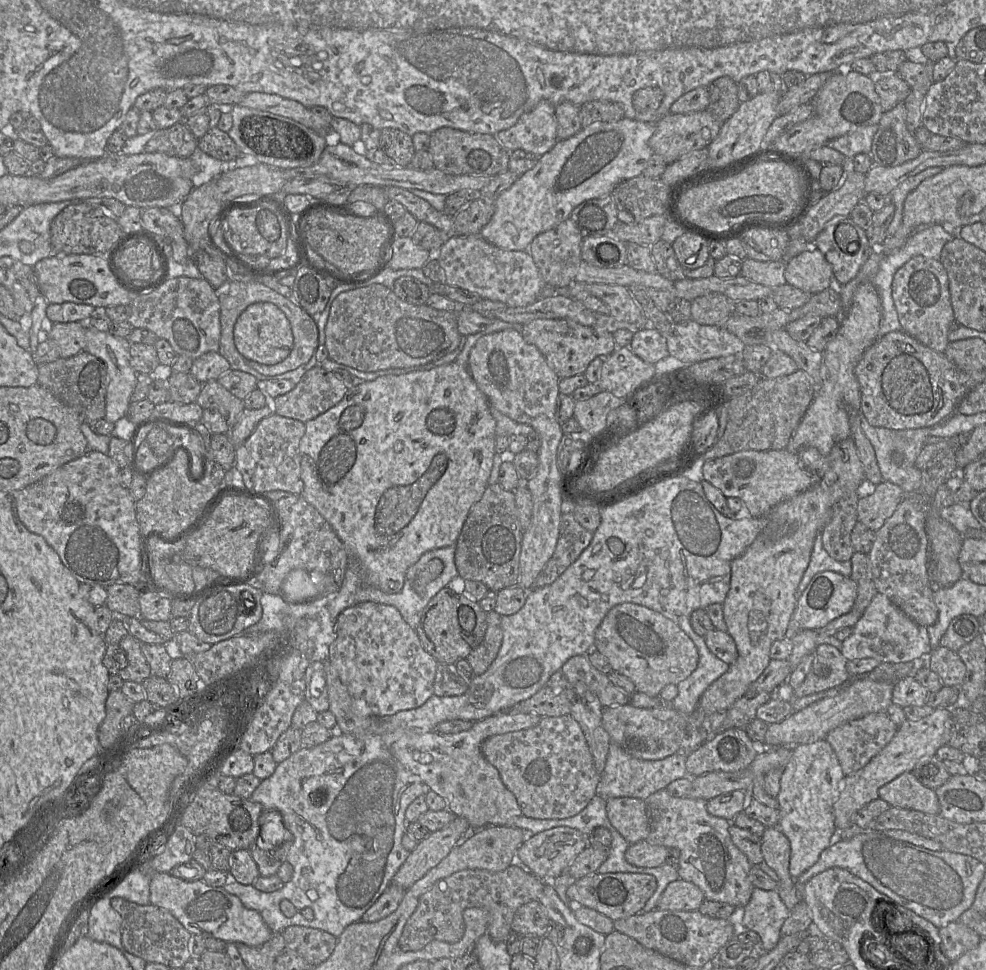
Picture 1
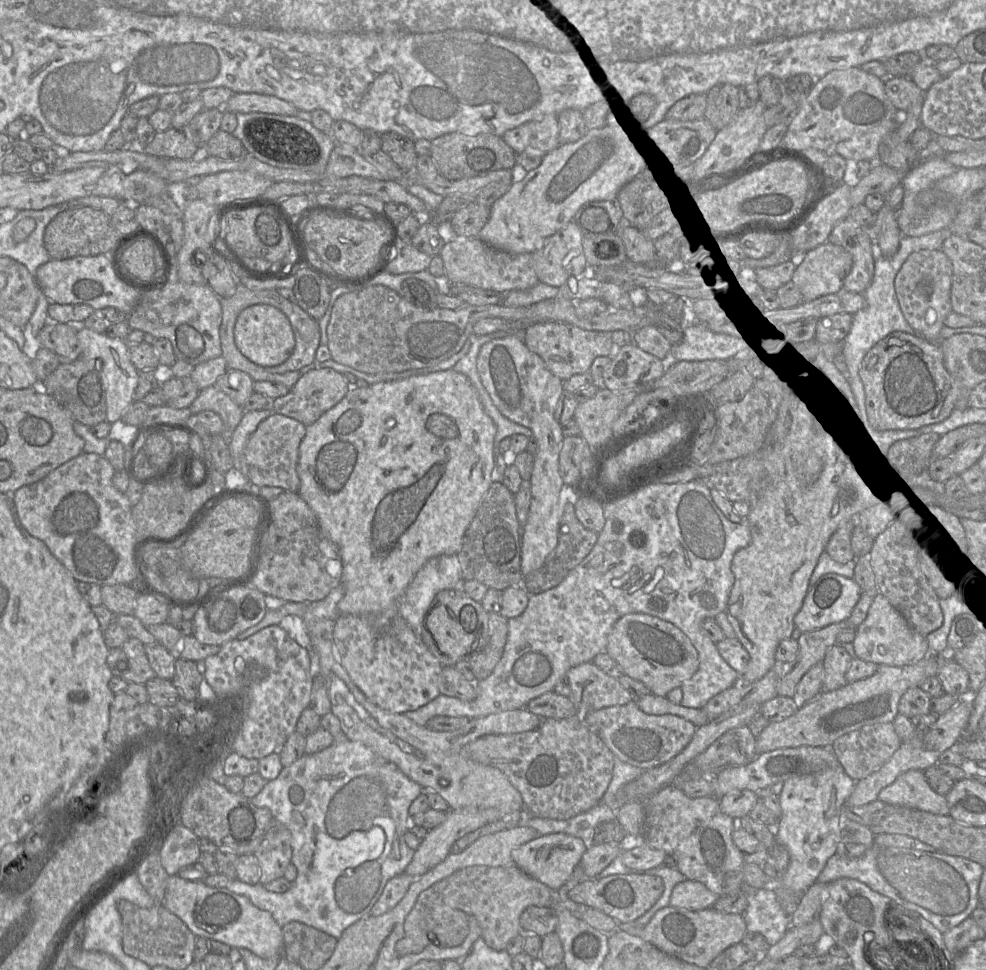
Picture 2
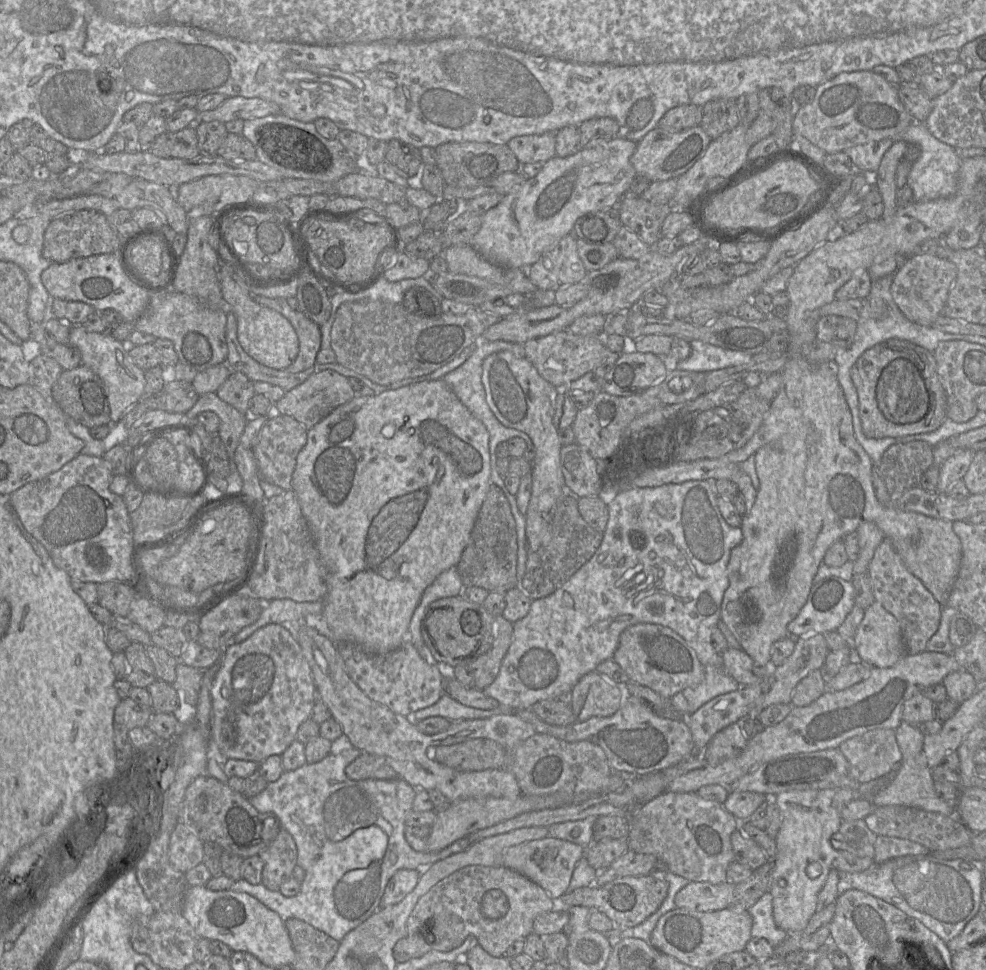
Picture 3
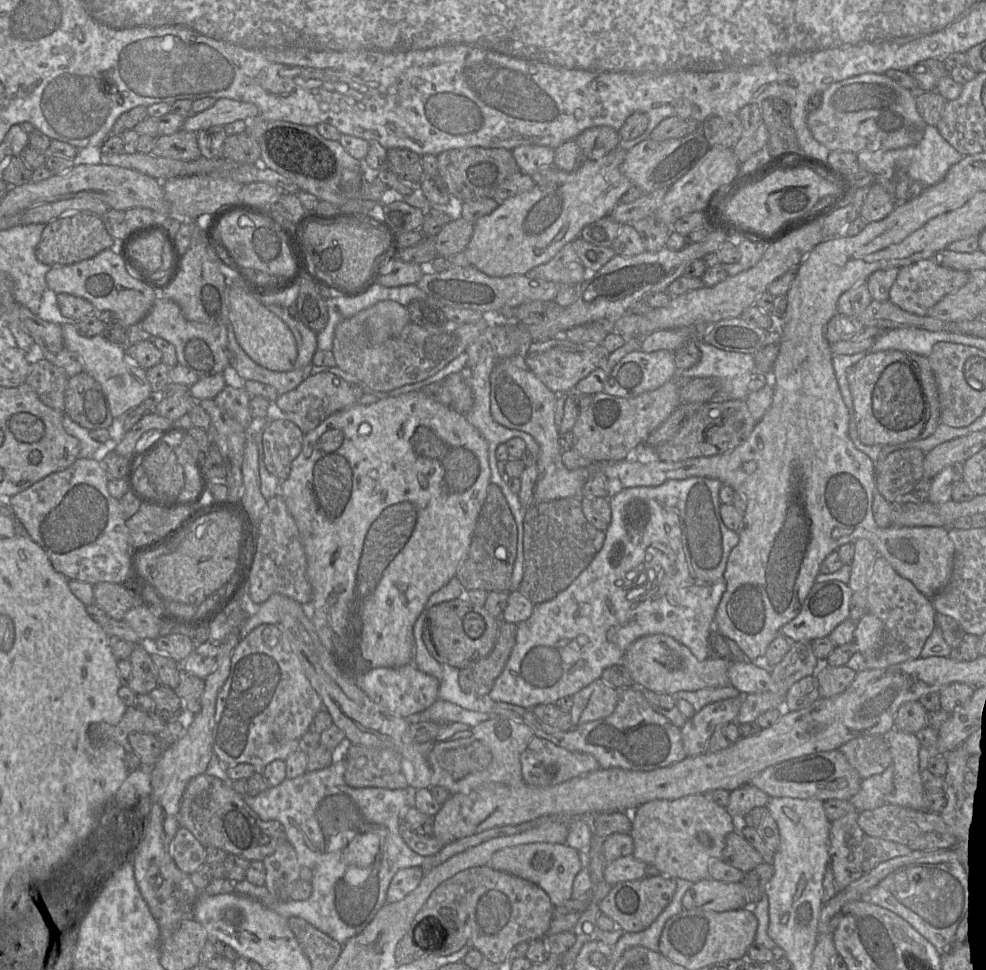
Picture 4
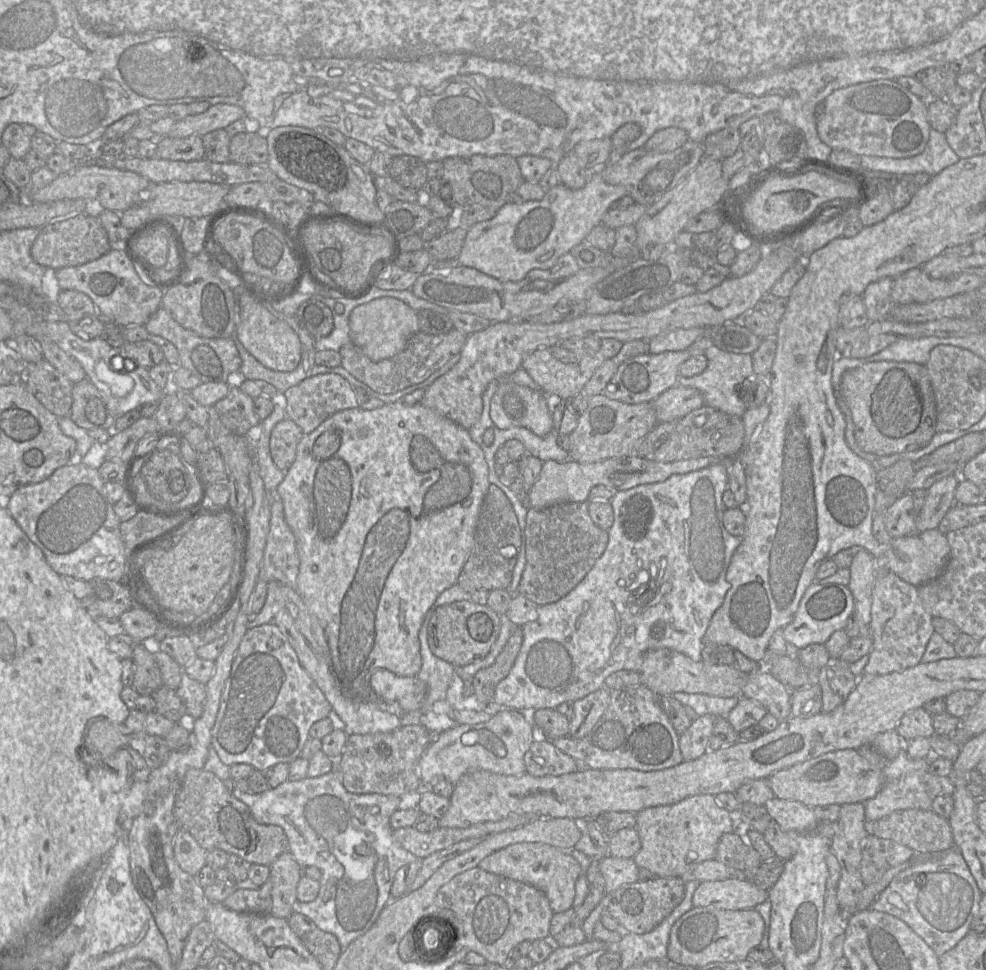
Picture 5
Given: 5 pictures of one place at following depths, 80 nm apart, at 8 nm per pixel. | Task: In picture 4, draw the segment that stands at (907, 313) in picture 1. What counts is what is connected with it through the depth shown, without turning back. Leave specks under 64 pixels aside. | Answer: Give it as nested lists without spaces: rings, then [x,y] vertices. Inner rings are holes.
[[[933,258],[919,260],[900,267],[897,278],[890,289],[889,300],[904,311],[918,316],[926,316],[931,307],[946,295],[963,287],[968,279],[968,272],[942,266]]]

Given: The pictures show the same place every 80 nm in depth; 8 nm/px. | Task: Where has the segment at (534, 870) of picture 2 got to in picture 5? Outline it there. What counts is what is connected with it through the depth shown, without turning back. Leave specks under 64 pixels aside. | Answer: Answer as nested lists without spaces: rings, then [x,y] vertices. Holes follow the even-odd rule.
[[[515,843],[487,857],[479,867],[487,872],[508,877],[534,886],[543,891],[554,913],[570,909],[575,898],[575,885],[582,869],[569,850],[562,850],[546,843]]]

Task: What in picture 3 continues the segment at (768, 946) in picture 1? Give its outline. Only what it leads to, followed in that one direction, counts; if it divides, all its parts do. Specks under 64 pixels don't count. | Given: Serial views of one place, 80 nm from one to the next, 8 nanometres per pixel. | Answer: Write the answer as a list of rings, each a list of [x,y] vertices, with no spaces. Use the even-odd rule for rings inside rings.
[[[767,891],[748,909],[752,917],[751,935],[766,939],[775,949],[786,939],[787,932],[779,928],[773,917],[773,897]]]

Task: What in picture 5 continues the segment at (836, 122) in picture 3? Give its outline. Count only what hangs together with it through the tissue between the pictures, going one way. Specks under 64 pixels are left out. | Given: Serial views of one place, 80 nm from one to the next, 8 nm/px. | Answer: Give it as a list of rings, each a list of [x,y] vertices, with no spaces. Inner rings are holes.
[[[889,79],[858,83],[834,91],[826,98],[825,111],[817,116],[816,126],[821,141],[833,150],[890,158],[922,153],[931,130],[927,101]]]

